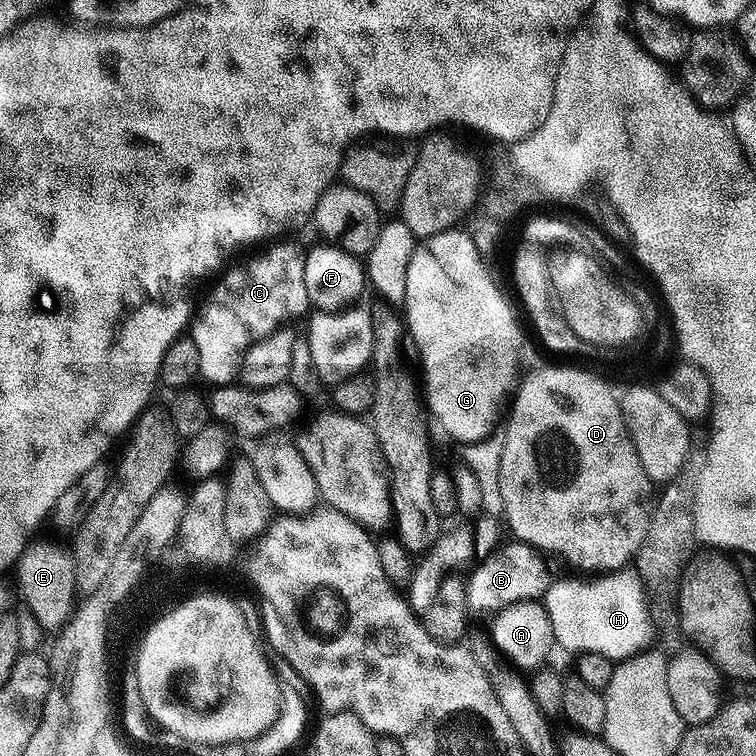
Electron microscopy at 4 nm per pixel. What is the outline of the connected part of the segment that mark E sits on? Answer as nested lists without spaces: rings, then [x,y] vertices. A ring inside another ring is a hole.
[[[35,544],[25,548],[14,565],[16,588],[20,591],[23,607],[38,618],[45,633],[56,634],[71,619],[78,604],[76,598],[76,564],[73,553],[65,550],[40,550]]]

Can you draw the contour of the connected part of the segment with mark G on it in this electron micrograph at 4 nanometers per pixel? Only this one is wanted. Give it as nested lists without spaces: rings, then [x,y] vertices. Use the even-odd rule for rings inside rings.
[[[460,231],[439,232],[423,237],[417,243],[410,266],[406,266],[406,298],[402,305],[402,316],[406,321],[407,335],[412,335],[420,351],[424,386],[428,390],[427,411],[430,416],[432,411],[433,418],[465,446],[491,433],[488,431],[500,412],[500,403],[504,395],[506,400],[513,389],[517,379],[516,351],[520,348],[520,328],[516,325],[516,316],[507,298],[500,293],[491,270],[484,265],[485,257],[480,254],[471,235],[467,231]]]

